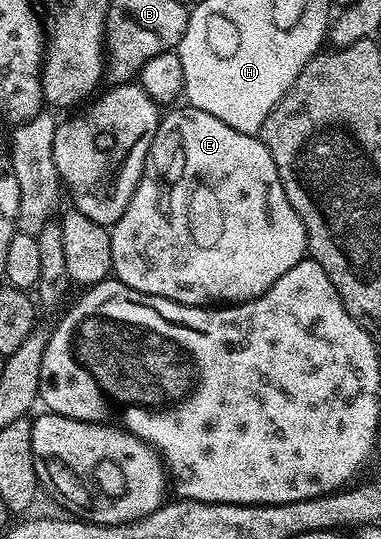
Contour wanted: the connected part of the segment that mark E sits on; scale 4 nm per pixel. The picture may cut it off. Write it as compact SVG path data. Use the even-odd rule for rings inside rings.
M193 107L178 108L171 108L167 112L171 113L167 117L165 114L159 120L158 130L152 139L152 147L146 156L136 191L132 195L124 215L120 215L120 219L110 229L113 276L136 291L148 295L160 295L164 299L172 299L181 305L210 307L215 303L251 301L264 295L264 291L268 291L268 287L272 287L272 283L276 283L276 279L280 279L280 275L288 275L288 271L292 271L292 267L296 267L296 263L304 260L308 253L306 228L300 215L296 215L292 203L288 203L288 195L284 195L278 168L276 163L272 163L272 155L261 136L236 131L232 127L228 127L228 123L220 123L220 119L216 119L216 115L208 115L208 111L200 111Z

